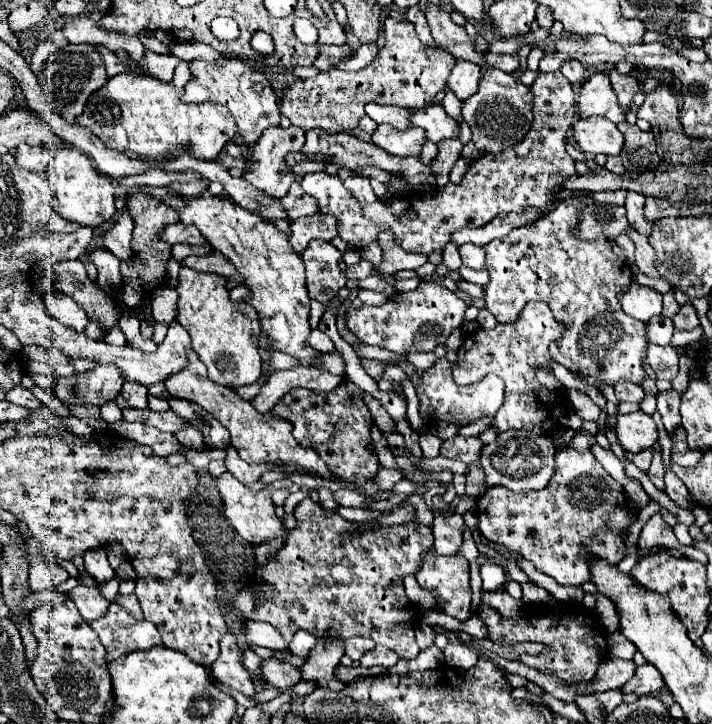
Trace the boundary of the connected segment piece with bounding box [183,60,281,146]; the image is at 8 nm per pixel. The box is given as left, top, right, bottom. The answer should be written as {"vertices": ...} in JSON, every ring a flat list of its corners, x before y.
{"vertices":[[193,60,191,62,191,72,197,76,193,82,185,86,183,100,201,104,201,102,217,102,229,108,237,122,237,134,243,138,247,146,253,146,257,138,261,136,263,130,269,126,279,126,279,106,277,106,277,96,271,88,271,82,253,68,253,64,243,62,243,60,229,60,223,68,215,68,213,64]]}

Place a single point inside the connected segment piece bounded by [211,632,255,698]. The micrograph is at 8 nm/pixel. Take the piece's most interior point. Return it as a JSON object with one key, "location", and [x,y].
{"location":[227,669]}

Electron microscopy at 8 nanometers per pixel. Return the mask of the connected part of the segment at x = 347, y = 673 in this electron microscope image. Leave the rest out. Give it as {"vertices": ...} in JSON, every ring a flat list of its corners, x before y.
{"vertices":[[335,666,335,678,341,682,351,682,355,678,361,676,375,676,375,674,387,674,387,670,383,666,375,666,375,668,347,668,347,666]]}

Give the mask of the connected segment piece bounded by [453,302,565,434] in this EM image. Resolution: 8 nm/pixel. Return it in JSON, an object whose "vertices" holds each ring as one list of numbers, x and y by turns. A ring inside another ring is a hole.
{"vertices":[[527,302,525,308,521,310,517,322,509,322,509,324,497,324,495,328,487,330,487,328,477,328,475,332,467,332,461,348,457,350,457,360,453,364,453,380,459,386,469,386,475,382,481,382,487,374,497,374,503,382,505,382,505,402,503,406,497,410,497,414,493,416,493,424,489,426,491,430,509,430,509,428,525,428,529,432,539,432,539,434,551,434,557,426,559,420,565,416,565,408,559,404,559,390,547,390,537,382,537,370,545,368,547,372,551,372,551,354,549,354,549,344,557,342,557,338,561,338,561,334,565,332,565,326,561,326,561,322,557,322,549,310,549,306,545,306,545,302],[545,418,551,420,551,424,545,424]]}

